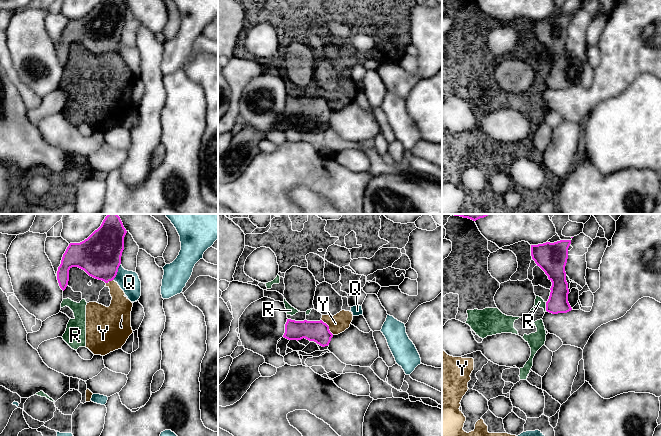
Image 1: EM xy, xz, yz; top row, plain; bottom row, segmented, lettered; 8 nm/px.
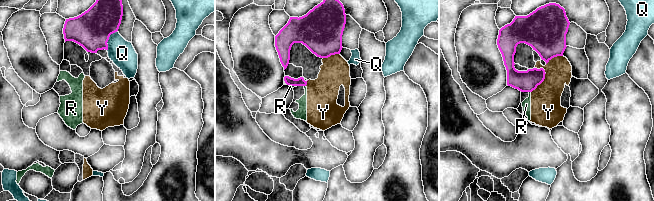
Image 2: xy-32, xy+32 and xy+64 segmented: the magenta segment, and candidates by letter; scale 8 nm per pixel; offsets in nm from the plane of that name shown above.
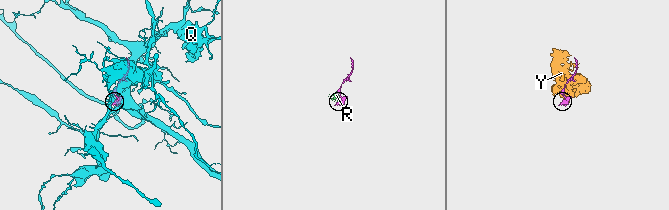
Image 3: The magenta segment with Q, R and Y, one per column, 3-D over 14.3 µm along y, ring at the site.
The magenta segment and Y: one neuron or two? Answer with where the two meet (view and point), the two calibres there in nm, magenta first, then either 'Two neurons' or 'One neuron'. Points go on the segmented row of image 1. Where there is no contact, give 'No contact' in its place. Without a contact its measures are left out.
Touches magenta at xz (328, 327). Thickness 170 nm (magenta) against 150 nm. Two neurons

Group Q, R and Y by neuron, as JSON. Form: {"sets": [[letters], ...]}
{"sets": [["Q"], ["R", "Y"]]}

